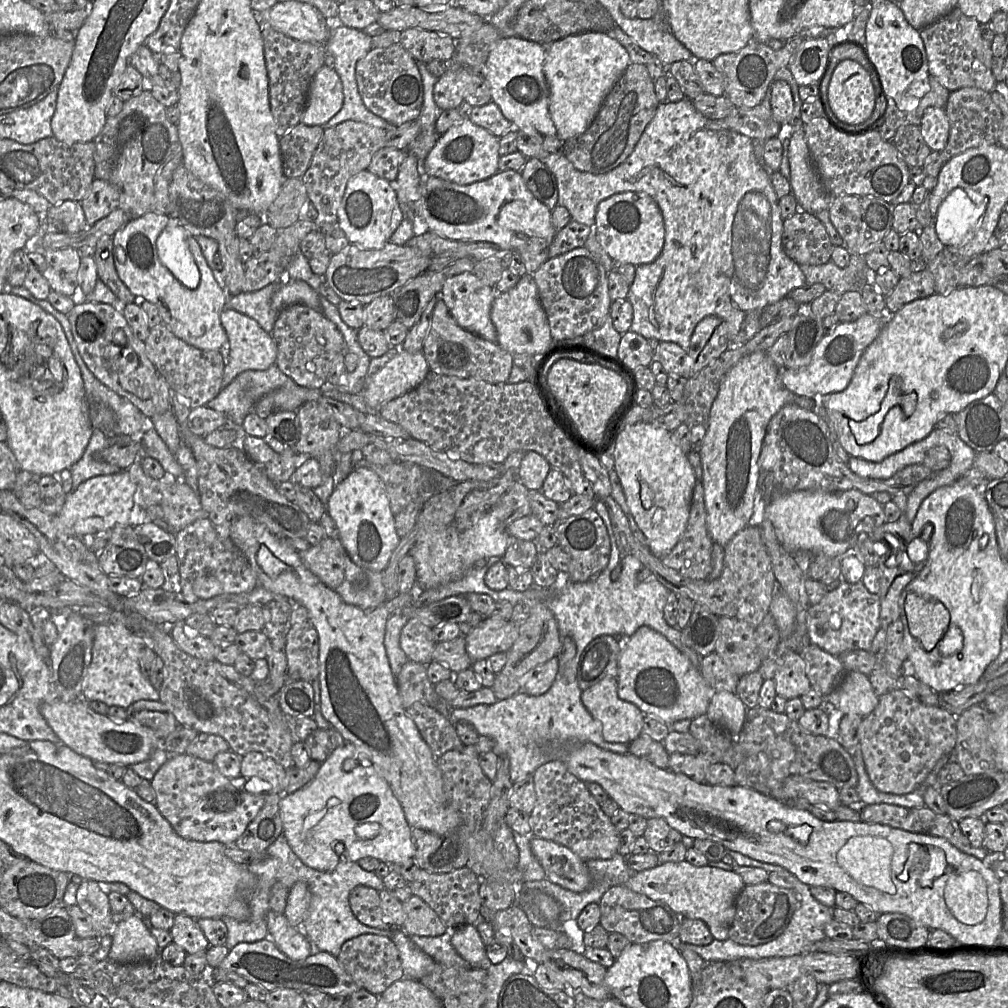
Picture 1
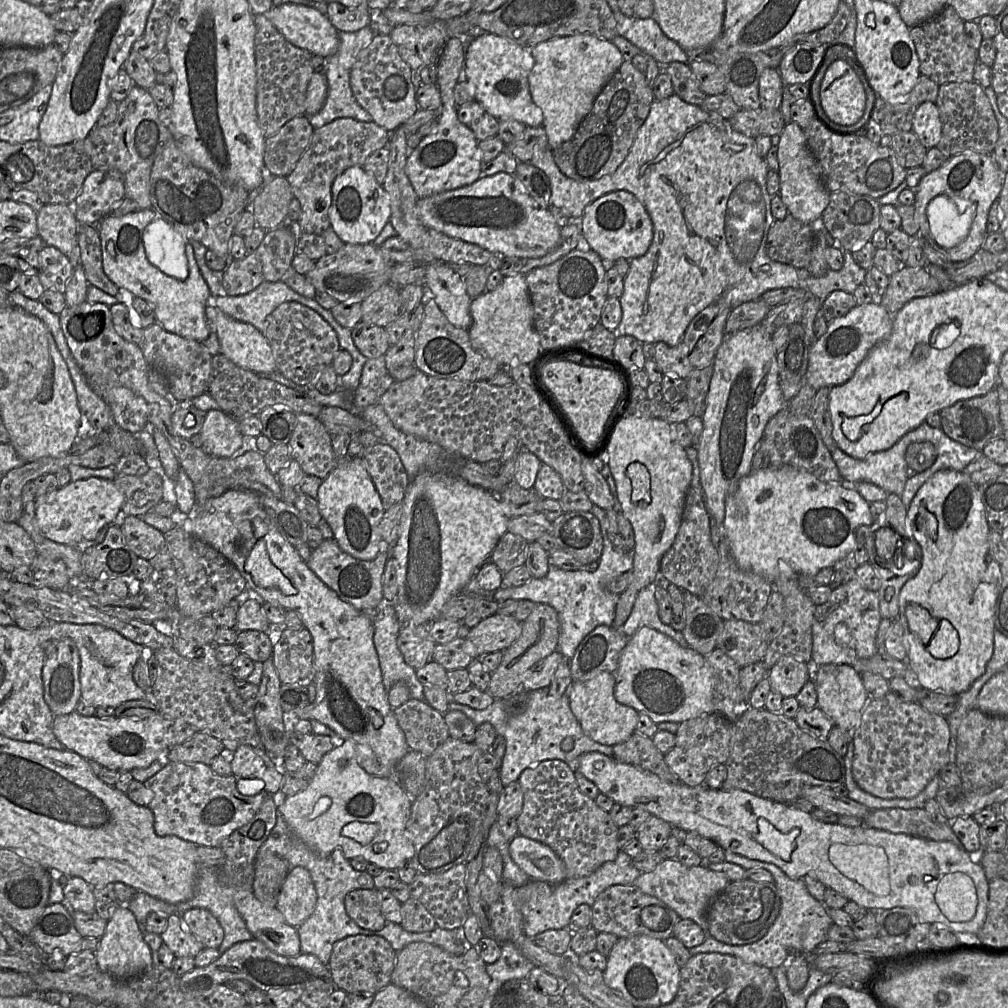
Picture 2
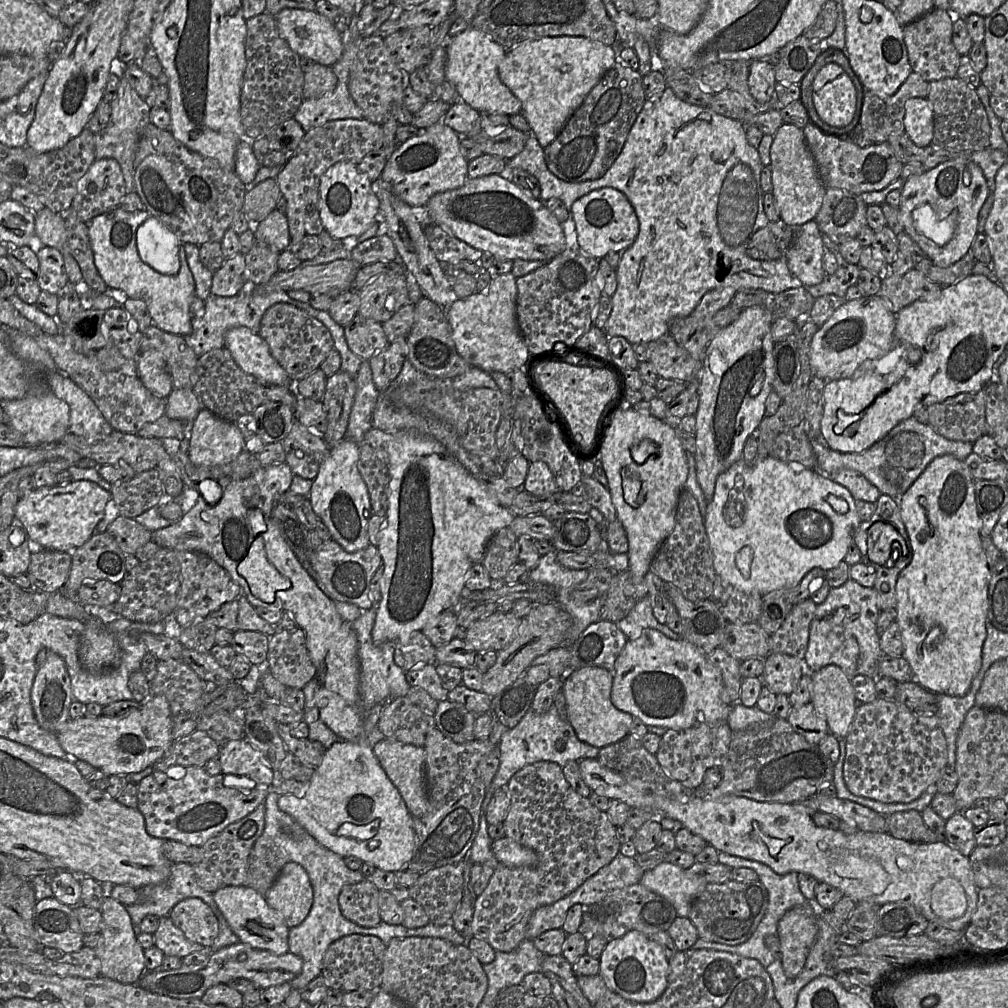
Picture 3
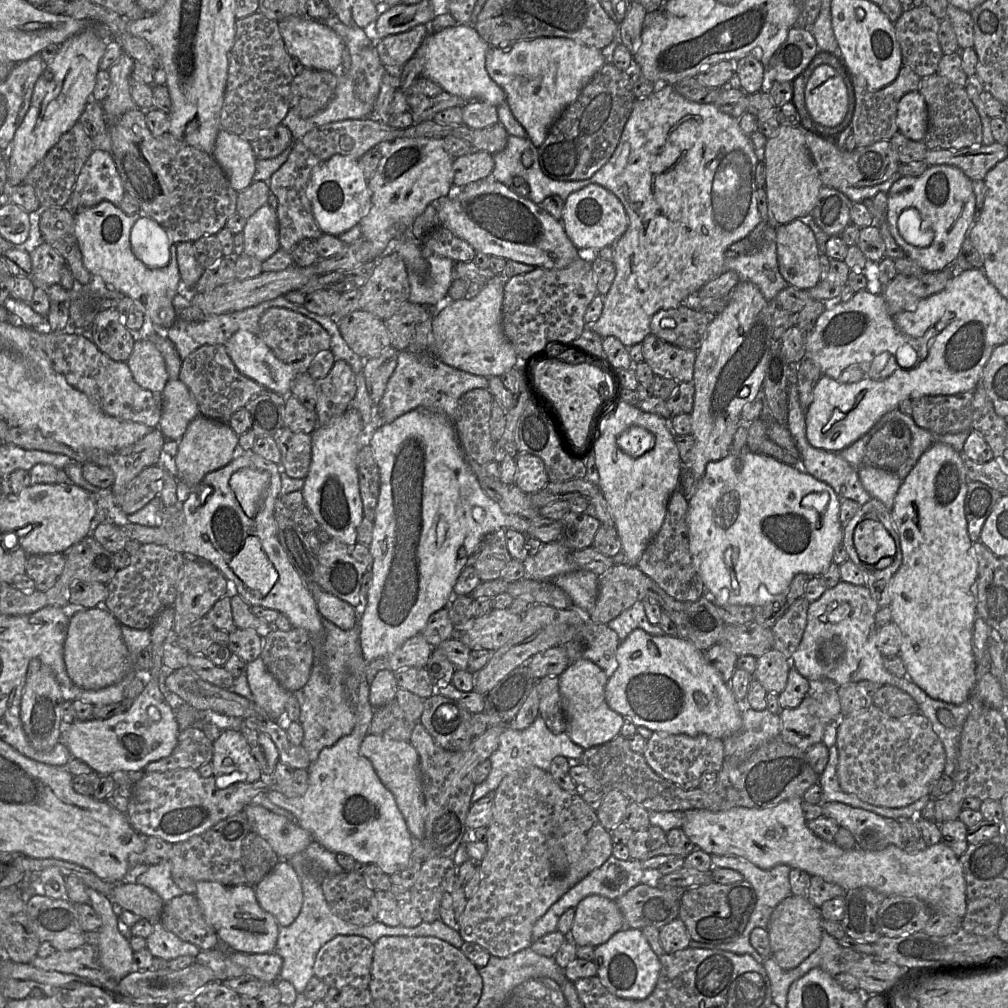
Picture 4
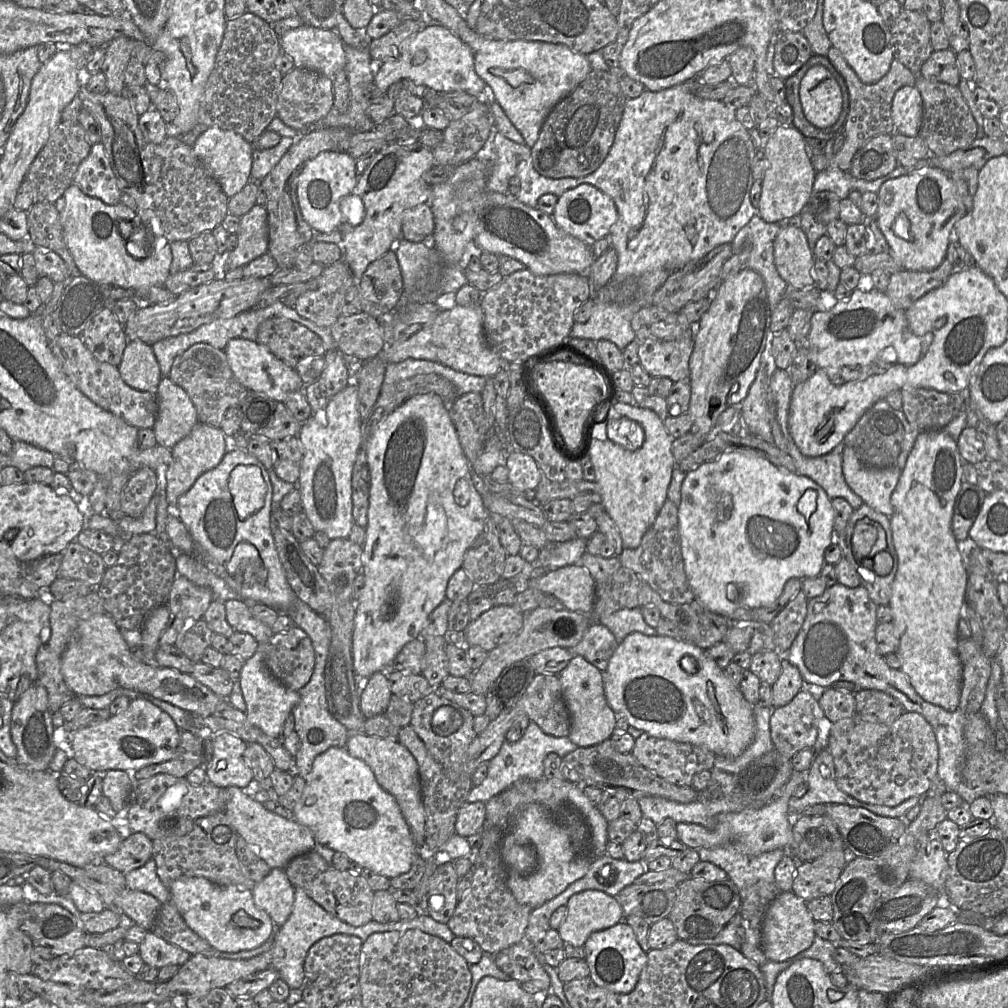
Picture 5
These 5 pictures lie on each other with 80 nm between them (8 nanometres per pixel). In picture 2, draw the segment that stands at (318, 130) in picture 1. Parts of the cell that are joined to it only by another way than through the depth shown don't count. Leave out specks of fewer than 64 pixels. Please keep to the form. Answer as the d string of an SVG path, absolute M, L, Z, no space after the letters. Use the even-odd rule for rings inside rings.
M297 116L288 121L276 134L265 140L264 168L278 177L287 177L310 144L315 129L307 116Z

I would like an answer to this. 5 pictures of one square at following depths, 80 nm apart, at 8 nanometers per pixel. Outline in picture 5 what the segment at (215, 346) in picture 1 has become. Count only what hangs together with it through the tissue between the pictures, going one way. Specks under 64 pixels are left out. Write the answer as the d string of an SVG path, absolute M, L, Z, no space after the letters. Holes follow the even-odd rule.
M74 183L54 204L60 212L65 242L81 275L101 284L132 290L147 290L153 286L164 285L171 274L172 264L168 240L158 236L155 250L141 258L139 252L136 254L133 248L128 250L129 237L126 239L120 232L120 222L129 221L133 224L136 211L121 203L109 205L98 198L88 196Z

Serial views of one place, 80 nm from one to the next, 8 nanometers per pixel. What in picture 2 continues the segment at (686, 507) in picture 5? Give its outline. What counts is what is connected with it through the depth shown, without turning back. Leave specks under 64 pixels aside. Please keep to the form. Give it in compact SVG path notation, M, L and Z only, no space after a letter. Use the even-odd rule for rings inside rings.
M766 467L755 469L747 476L743 477L738 483L736 489L727 496L725 500L725 517L721 525L722 535L728 541L731 554L738 565L744 571L749 571L763 576L765 579L773 582L779 574L779 565L789 565L798 575L815 576L819 570L825 567L834 567L840 564L843 559L851 552L857 549L857 539L855 532L858 527L869 526L874 522L870 511L869 502L867 502L856 490L853 485L846 482L828 483L822 482L812 474L795 469L792 467Z

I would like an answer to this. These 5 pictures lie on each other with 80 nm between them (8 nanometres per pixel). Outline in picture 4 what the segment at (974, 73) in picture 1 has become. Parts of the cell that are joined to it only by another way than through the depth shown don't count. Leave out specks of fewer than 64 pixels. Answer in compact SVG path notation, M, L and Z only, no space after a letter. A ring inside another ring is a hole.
M924 5L904 10L895 22L903 65L921 78L936 74L944 56L938 39L940 24Z

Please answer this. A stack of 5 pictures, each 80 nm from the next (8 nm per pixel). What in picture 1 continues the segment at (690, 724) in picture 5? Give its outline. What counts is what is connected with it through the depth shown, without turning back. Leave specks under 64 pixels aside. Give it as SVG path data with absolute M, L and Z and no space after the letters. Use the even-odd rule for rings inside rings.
M648 626L640 627L631 637L623 640L616 680L621 700L636 705L644 715L654 716L667 725L705 715L714 692L700 668L694 666L664 635Z

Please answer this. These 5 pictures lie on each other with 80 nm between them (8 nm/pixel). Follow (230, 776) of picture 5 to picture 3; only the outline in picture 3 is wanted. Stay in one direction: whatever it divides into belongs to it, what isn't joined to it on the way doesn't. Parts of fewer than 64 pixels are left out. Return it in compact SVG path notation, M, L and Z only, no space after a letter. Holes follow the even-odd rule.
M245 739L232 740L221 747L217 756L222 774L247 777L257 784L272 786L274 771L262 754Z

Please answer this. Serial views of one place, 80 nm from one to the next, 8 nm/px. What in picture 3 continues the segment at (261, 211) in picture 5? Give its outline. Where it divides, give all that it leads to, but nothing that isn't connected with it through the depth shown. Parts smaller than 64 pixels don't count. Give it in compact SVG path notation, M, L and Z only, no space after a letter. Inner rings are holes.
M277 209L261 222L254 224L252 229L256 241L266 243L277 252L288 249L292 243L287 218L285 214Z

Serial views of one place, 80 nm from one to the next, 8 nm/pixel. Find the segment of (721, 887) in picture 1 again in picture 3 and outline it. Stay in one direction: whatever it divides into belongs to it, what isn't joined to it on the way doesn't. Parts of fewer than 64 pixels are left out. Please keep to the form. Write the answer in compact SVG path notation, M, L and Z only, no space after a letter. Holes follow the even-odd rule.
M664 861L653 870L645 871L639 884L665 898L673 905L677 916L686 918L693 901L708 882L689 869Z

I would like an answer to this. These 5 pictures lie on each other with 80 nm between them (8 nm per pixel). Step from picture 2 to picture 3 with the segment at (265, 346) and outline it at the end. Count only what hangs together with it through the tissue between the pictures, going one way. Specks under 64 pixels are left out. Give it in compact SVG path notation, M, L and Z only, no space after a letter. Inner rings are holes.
M248 327L230 329L225 335L225 347L244 372L274 385L294 385L295 382L273 356L266 340Z

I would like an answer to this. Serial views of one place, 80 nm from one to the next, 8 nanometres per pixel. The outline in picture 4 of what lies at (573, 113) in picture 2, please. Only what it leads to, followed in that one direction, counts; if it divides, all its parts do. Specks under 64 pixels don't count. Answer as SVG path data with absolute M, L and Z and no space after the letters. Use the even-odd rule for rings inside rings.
M563 37L522 40L507 48L490 47L486 54L488 74L504 90L506 104L537 148L562 111L605 64L601 50Z

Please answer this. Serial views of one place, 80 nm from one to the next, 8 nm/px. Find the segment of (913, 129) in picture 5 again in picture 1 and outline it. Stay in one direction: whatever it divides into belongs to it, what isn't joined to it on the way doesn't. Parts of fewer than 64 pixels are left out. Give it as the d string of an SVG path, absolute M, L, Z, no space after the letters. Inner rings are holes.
M928 107L923 113L920 128L926 144L932 150L941 152L946 147L950 124L944 108Z

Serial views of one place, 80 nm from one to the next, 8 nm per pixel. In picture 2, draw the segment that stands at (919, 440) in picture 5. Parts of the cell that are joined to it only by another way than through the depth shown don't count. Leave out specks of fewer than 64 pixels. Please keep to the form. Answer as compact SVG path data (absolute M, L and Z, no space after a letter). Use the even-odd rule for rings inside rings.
M963 471L935 472L907 507L907 530L919 547L920 568L901 588L899 616L906 662L919 686L958 695L967 691L993 655L999 564L989 551L989 526L978 487Z

